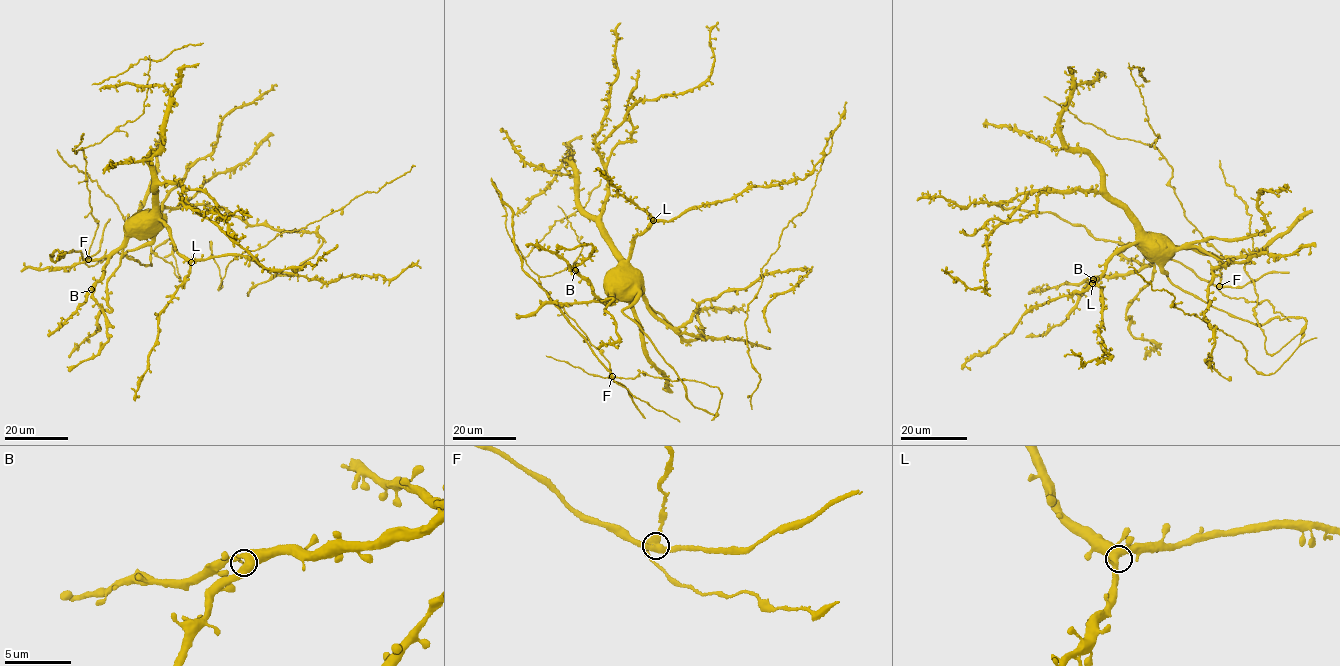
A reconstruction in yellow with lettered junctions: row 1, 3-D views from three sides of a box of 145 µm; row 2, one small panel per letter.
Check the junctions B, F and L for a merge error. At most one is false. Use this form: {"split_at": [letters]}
{"split_at": ["F"]}

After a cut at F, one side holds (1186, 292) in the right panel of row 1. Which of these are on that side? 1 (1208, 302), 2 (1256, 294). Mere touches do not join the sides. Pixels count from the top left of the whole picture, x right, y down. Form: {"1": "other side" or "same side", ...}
{"1": "same side", "2": "same side"}

